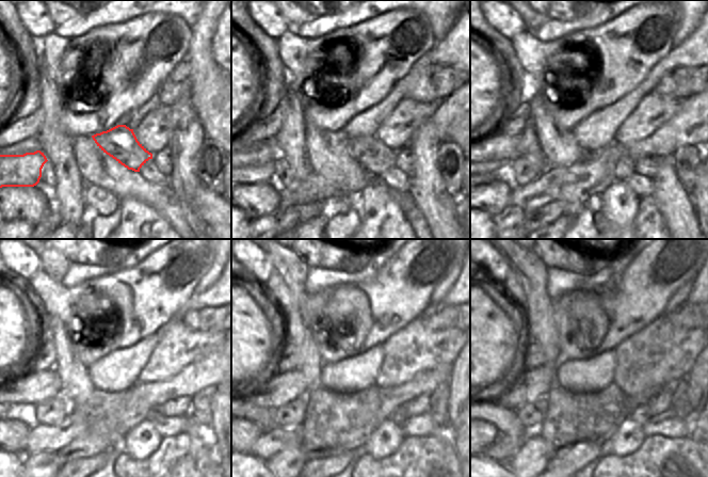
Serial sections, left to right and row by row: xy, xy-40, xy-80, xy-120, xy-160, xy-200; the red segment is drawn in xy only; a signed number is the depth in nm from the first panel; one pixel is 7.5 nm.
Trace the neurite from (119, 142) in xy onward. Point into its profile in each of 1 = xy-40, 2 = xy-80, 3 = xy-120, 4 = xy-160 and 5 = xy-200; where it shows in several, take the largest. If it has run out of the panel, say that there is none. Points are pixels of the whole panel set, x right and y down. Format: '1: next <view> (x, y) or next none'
1: next xy-40 (368, 150)
2: next xy-80 (621, 161)
3: next xy-120 (155, 411)
4: next xy-160 (399, 415)
5: next xy-200 (642, 414)

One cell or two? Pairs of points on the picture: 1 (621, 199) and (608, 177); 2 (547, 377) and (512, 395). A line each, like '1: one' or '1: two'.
1: two
2: one

